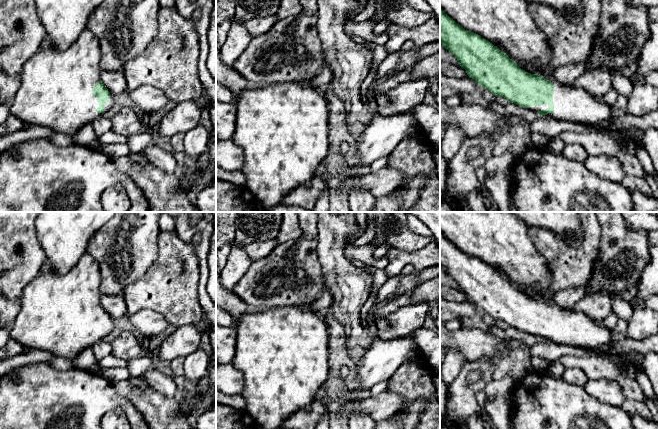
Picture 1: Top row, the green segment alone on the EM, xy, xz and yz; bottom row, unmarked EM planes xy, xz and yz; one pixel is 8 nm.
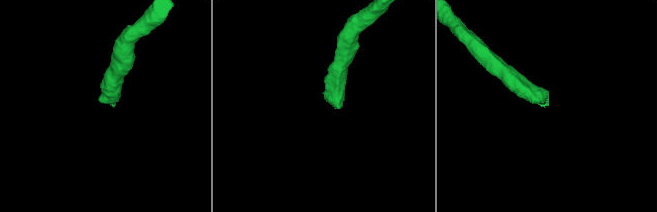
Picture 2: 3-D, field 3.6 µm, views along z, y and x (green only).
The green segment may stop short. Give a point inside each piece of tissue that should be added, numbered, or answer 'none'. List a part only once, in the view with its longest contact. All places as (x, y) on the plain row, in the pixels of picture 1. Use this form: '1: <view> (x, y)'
1: xy (56, 311)

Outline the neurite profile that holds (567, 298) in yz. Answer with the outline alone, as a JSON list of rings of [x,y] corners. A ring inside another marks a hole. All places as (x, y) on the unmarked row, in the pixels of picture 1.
[[[574,286],[560,292],[556,292],[552,301],[563,309],[573,309],[575,305],[585,296],[585,286]]]

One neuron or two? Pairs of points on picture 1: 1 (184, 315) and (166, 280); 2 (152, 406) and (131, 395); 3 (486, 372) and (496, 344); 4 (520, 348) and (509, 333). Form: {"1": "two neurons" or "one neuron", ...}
{"1": "one neuron", "2": "one neuron", "3": "two neurons", "4": "two neurons"}

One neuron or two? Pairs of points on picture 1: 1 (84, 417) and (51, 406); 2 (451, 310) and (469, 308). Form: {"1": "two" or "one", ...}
{"1": "one", "2": "one"}

